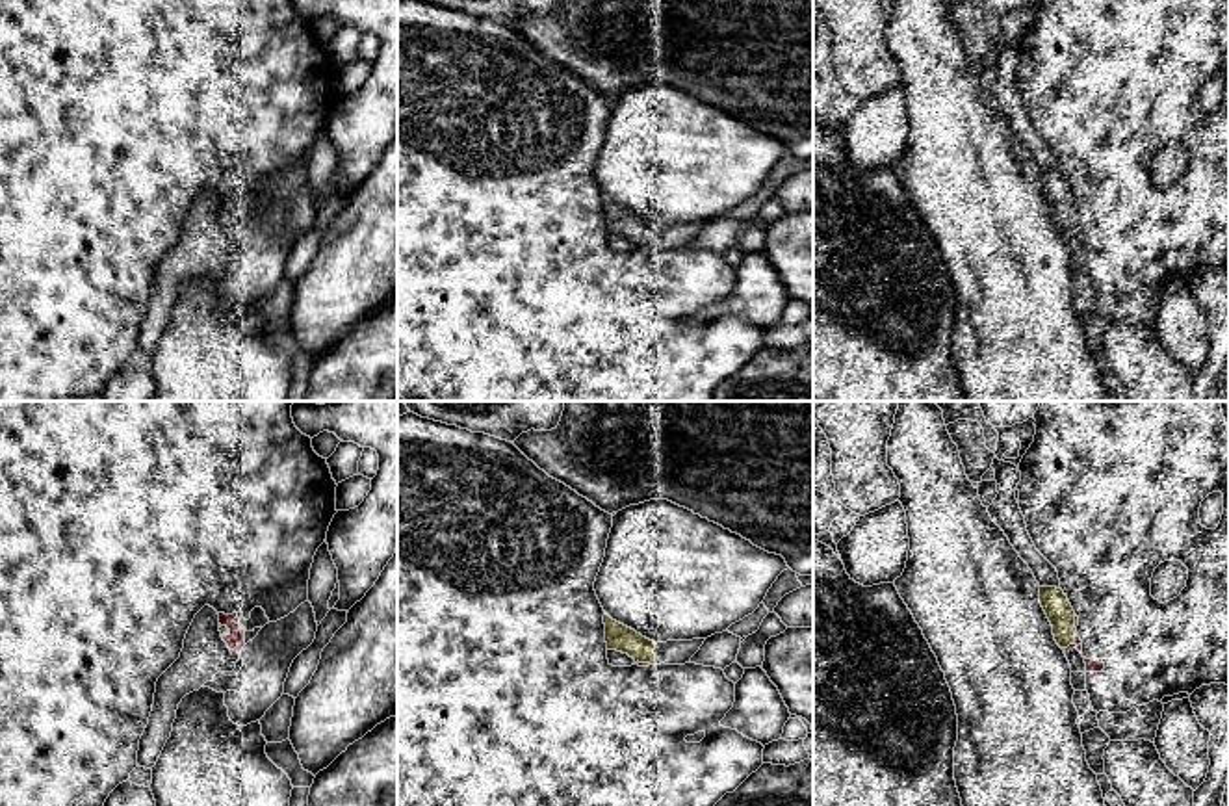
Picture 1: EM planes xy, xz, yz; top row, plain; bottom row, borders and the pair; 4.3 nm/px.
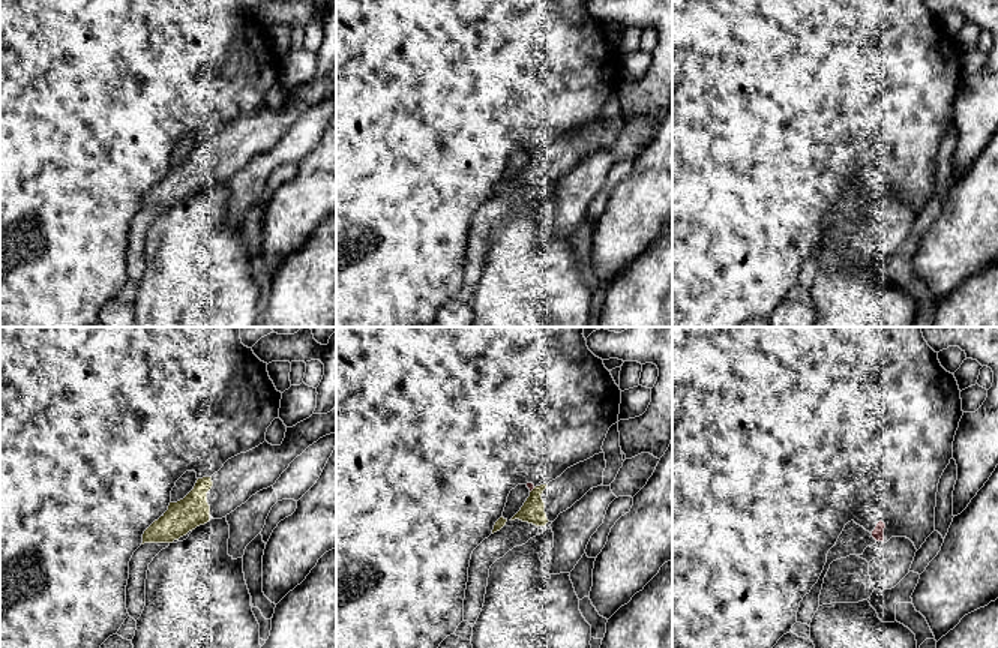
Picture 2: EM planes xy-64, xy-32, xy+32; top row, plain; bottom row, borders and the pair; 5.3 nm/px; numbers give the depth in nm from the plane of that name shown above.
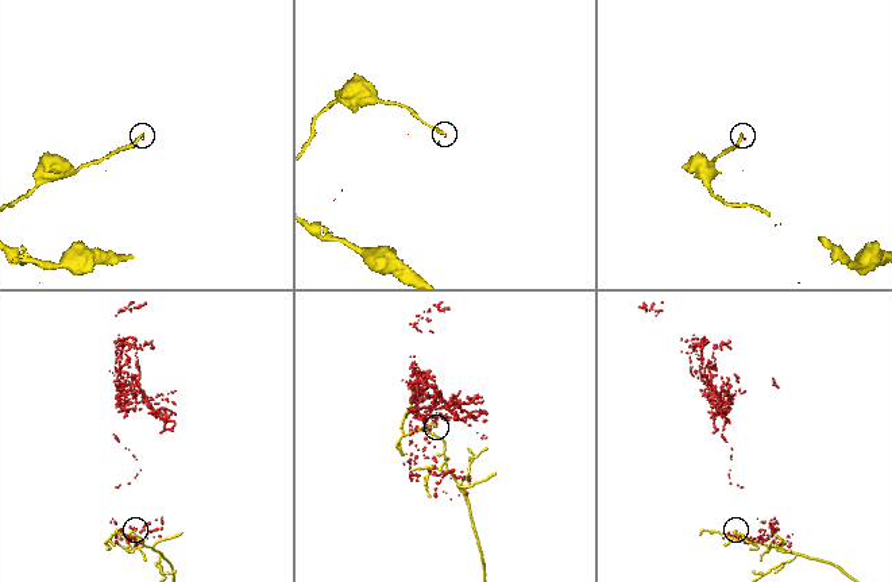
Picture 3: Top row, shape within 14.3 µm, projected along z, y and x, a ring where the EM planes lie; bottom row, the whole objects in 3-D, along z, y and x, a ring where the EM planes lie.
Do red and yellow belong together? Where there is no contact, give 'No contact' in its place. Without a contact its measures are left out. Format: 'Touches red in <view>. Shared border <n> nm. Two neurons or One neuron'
Touches red in xz. Shared border 70 nm. Two neurons

